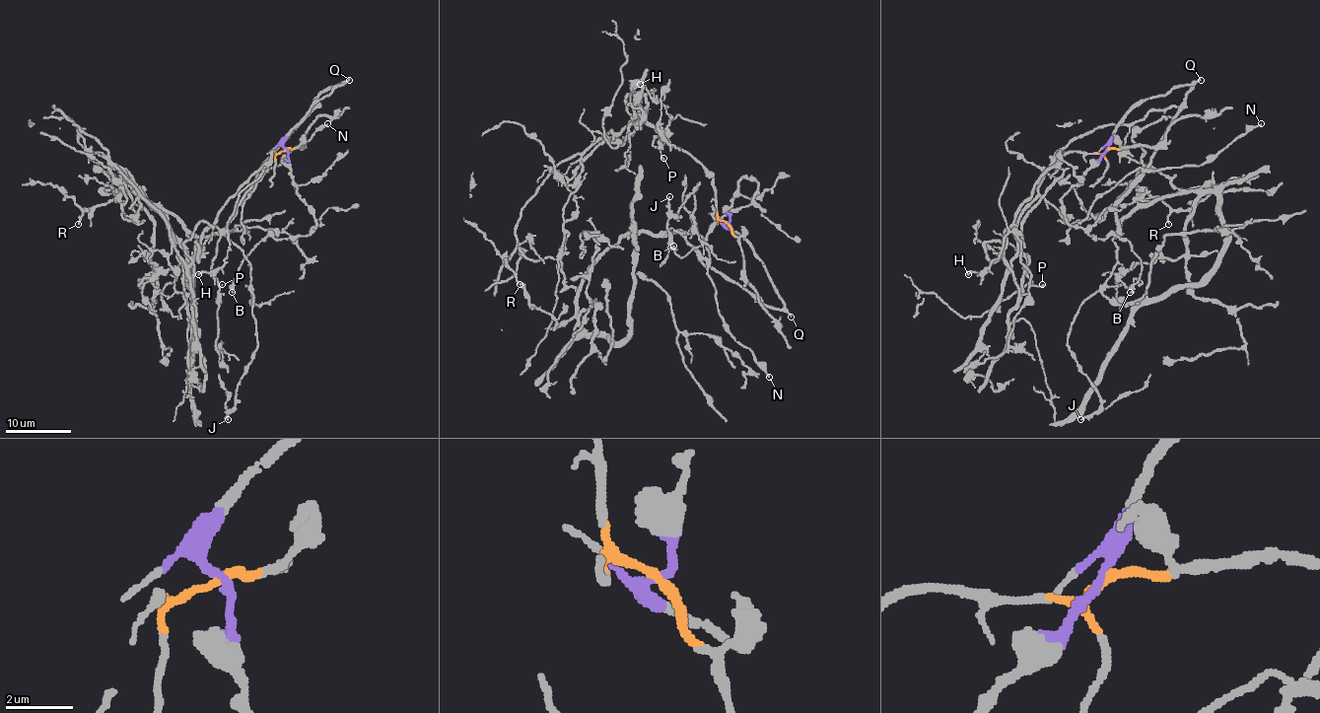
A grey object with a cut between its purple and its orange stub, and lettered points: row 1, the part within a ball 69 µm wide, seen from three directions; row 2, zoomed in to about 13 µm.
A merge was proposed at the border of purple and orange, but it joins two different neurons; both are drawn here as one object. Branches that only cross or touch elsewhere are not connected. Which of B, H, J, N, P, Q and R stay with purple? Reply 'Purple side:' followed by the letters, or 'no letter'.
Purple side: B, J, N, Q, R

